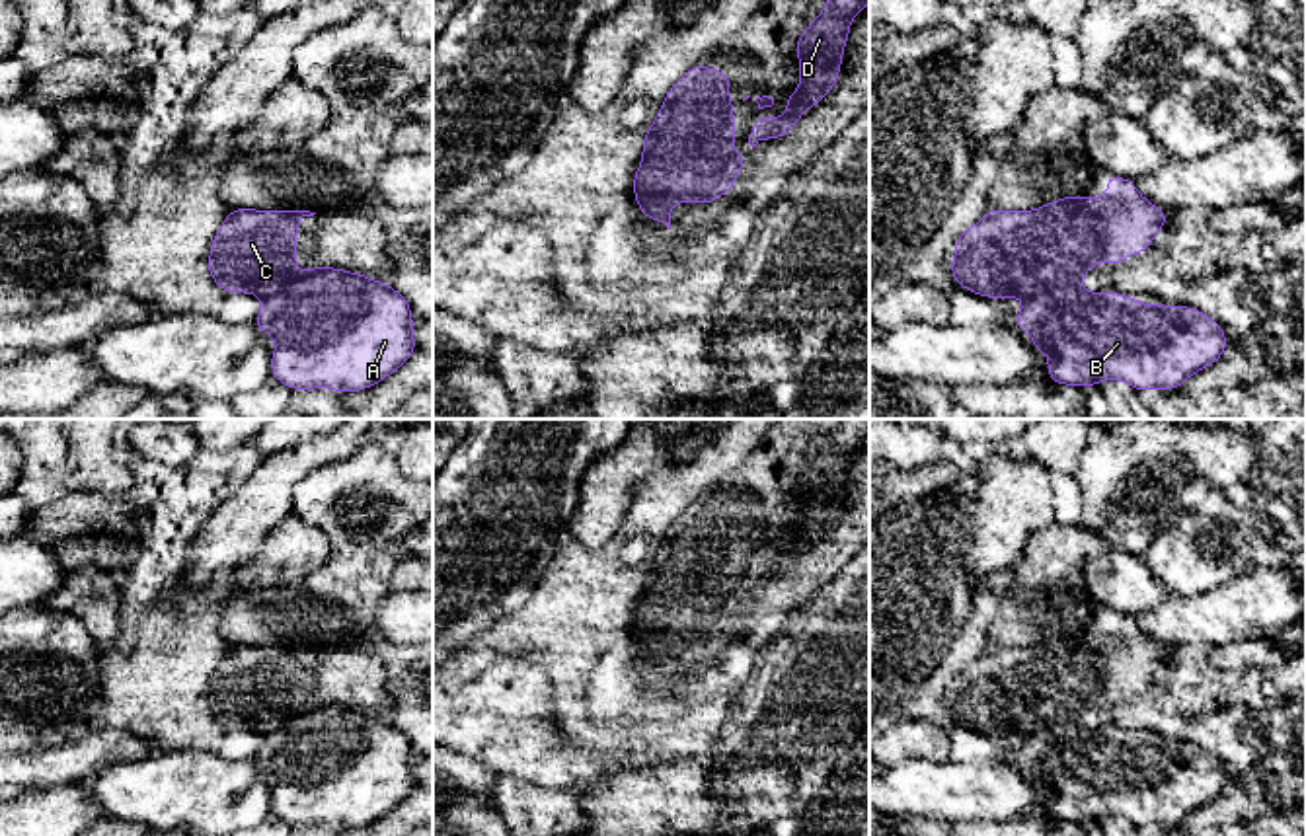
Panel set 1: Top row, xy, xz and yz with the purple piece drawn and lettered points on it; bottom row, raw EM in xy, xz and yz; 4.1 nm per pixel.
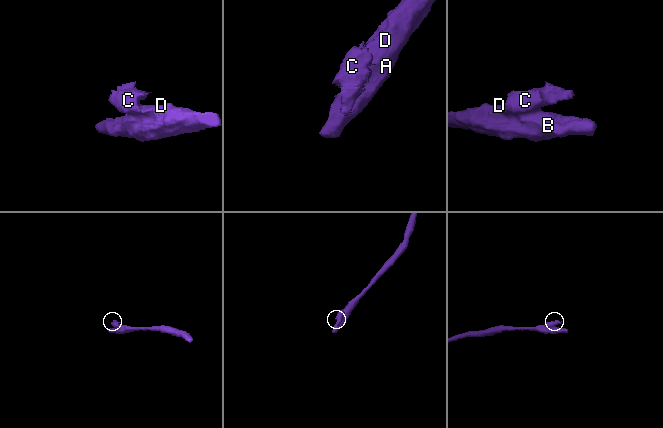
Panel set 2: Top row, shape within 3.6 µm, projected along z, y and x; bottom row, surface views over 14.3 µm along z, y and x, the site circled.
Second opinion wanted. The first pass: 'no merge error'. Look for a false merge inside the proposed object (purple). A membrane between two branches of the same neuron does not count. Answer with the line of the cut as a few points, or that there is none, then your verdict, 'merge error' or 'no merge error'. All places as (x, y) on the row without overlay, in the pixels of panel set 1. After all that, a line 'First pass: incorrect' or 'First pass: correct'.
yz (985, 690), (1024, 698), (1047, 722), (1078, 718) | merge error
First pass: incorrect

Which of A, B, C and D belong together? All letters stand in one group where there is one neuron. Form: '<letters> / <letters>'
A B D / C

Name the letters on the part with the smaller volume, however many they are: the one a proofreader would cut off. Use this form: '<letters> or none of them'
C

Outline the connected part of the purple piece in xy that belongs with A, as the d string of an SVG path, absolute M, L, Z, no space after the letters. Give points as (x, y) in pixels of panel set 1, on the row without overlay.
M273 700L253 709L263 737L253 762L271 770L279 783L271 787L271 813L290 826L361 828L400 807L417 785L409 739L390 721L335 703L298 709Z

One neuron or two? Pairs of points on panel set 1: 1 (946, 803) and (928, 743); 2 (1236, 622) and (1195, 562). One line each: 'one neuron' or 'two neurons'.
1: two neurons
2: two neurons

